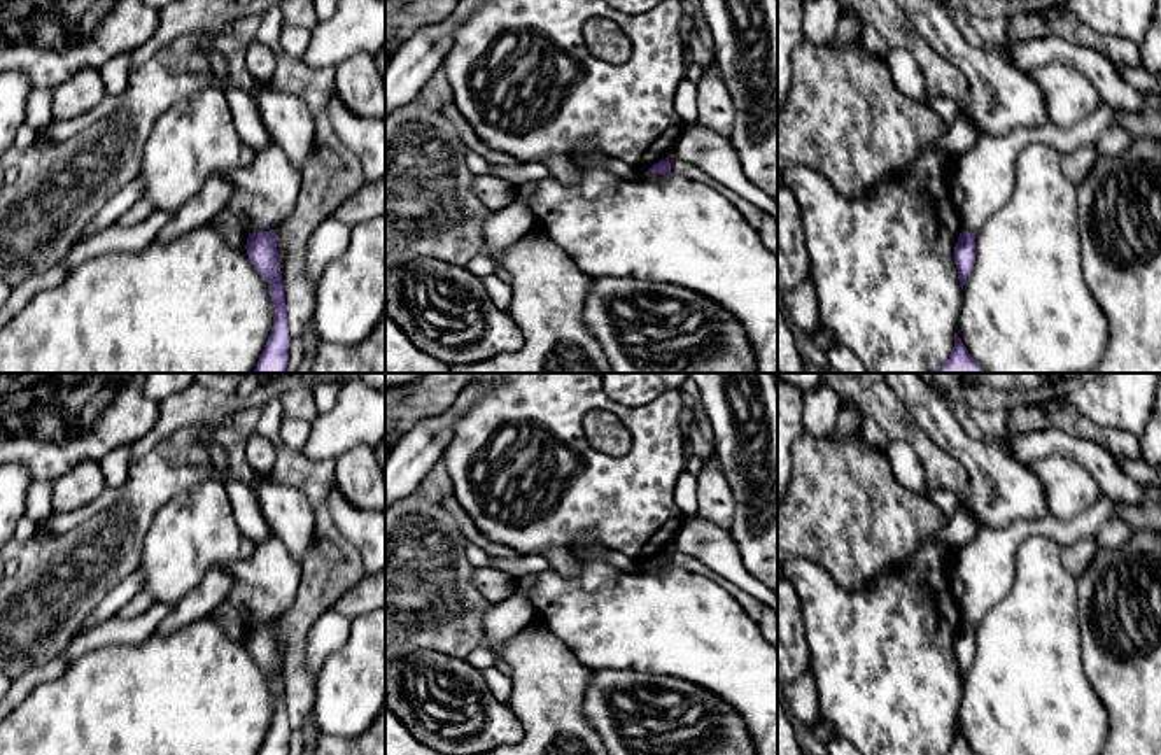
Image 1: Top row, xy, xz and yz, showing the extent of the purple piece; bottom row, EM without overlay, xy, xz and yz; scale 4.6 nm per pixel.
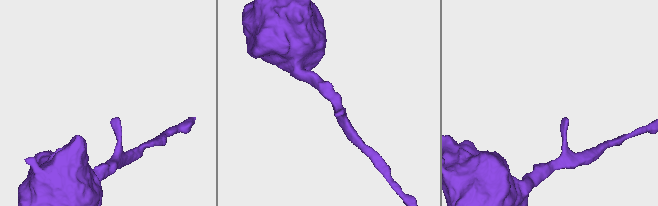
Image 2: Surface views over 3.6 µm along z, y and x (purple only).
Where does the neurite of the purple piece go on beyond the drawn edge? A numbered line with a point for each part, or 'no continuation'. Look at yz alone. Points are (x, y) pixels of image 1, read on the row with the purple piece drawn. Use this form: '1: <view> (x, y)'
no continuation

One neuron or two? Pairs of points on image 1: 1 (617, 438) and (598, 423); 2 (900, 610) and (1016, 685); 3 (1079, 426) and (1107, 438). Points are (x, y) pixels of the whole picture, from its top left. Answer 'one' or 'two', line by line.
1: one
2: two
3: one

